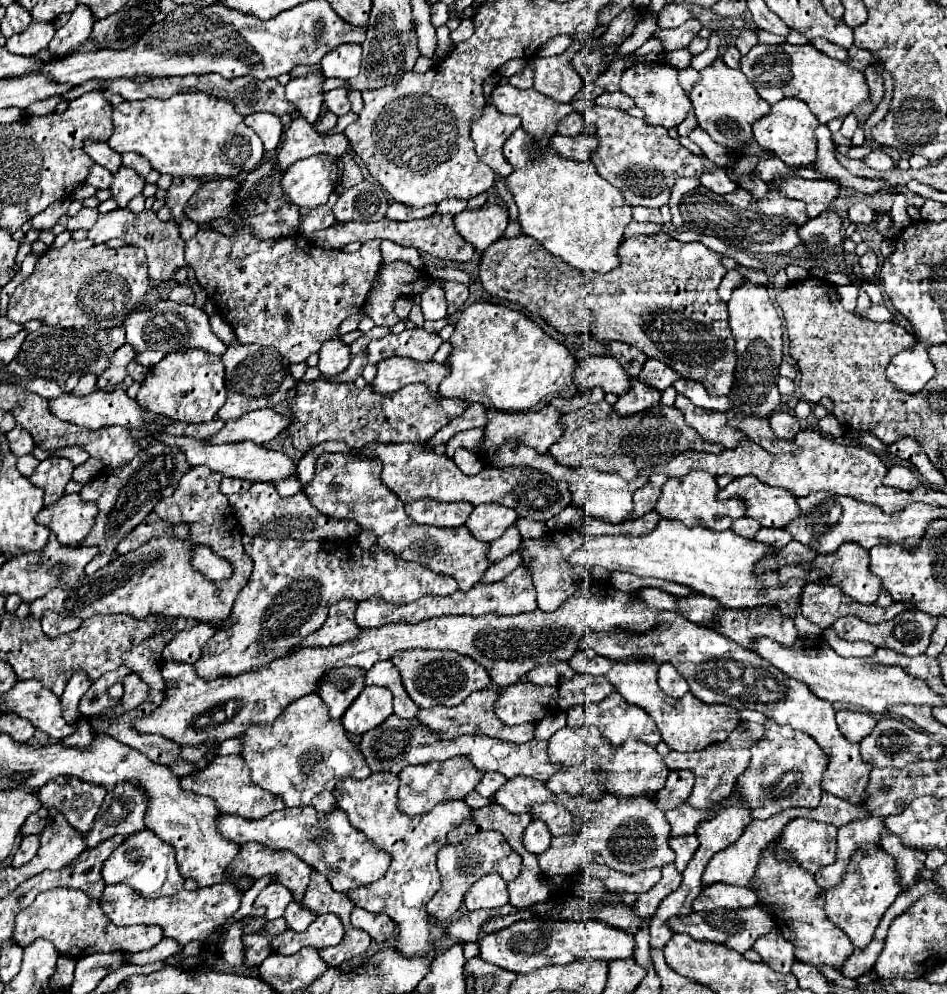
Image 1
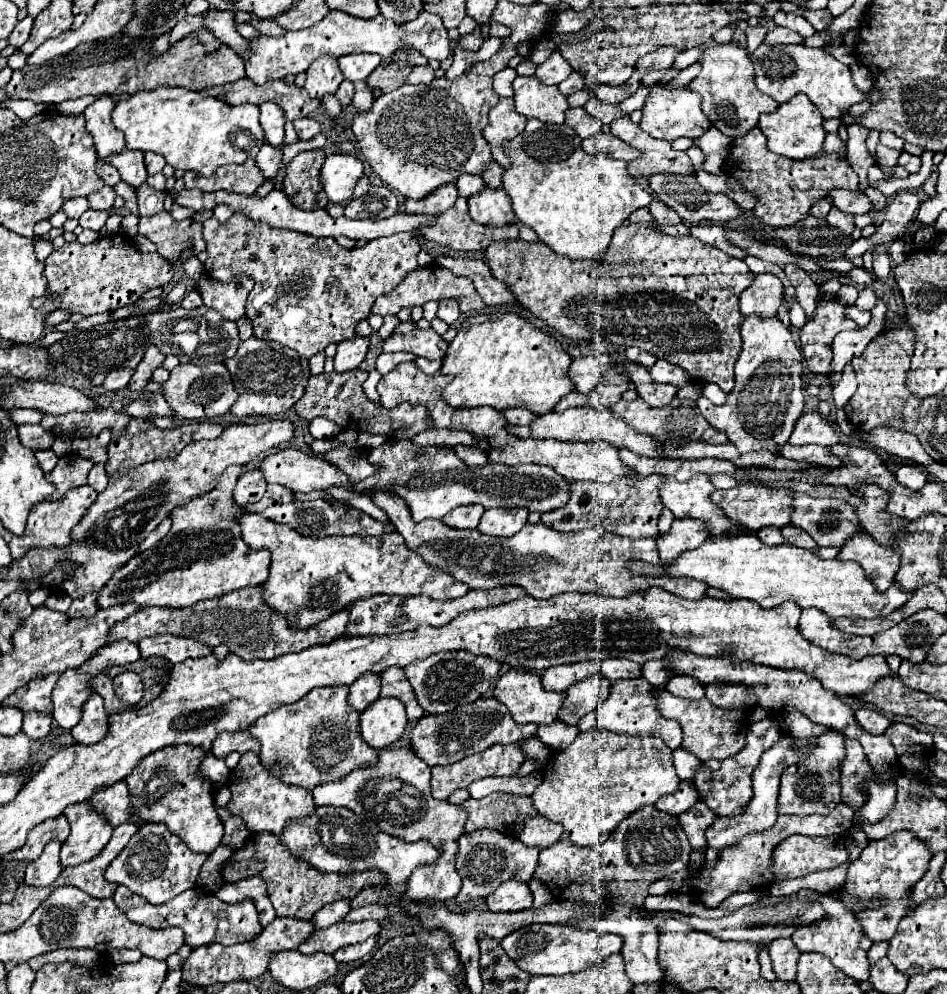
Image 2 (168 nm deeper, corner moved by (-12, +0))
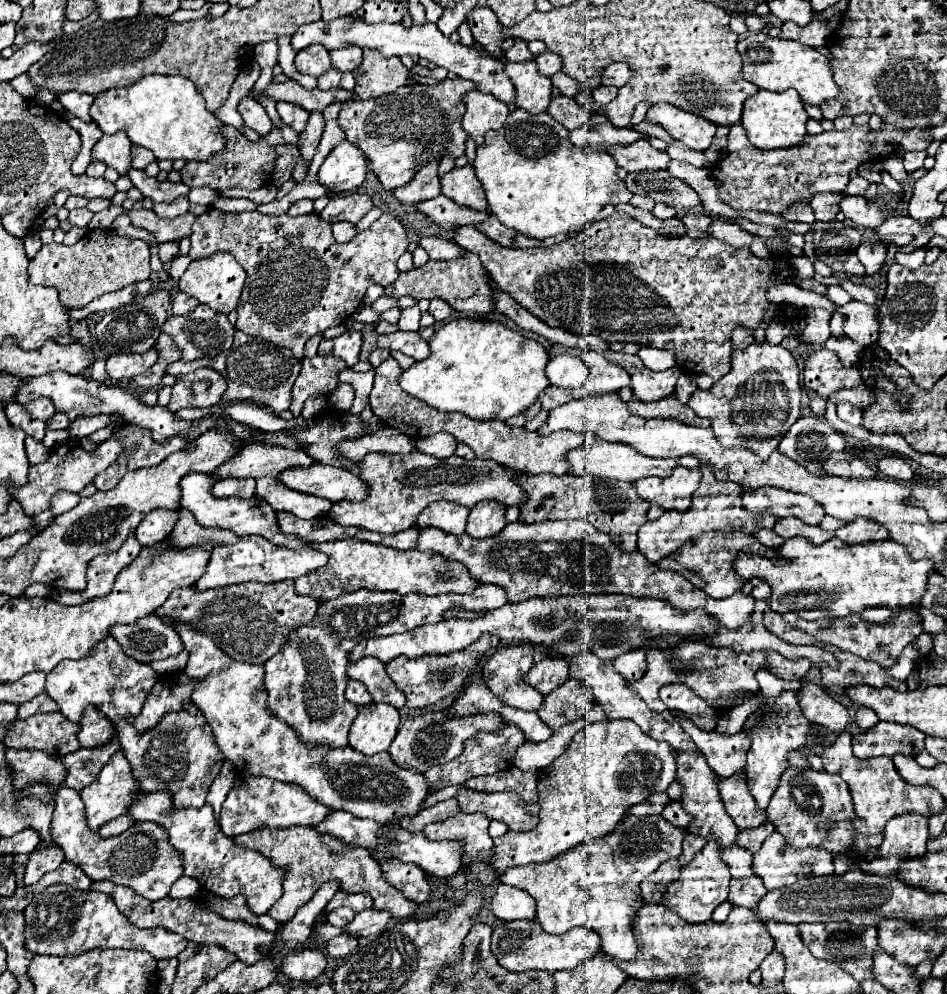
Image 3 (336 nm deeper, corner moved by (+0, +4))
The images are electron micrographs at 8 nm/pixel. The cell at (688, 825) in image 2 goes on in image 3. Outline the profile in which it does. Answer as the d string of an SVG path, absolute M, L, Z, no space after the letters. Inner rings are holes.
M679 800L669 802L661 814L667 822L671 822L677 828L687 828L687 824L691 822L691 816L687 816L687 812L683 812L683 806L679 804Z

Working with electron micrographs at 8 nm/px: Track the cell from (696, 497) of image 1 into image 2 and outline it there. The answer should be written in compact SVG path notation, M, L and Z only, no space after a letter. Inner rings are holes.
M693 476L689 482L665 478L659 494L661 502L675 514L675 518L697 518L707 524L707 532L713 536L735 532L739 524L727 520L721 508L711 502L713 492L715 486L707 476Z

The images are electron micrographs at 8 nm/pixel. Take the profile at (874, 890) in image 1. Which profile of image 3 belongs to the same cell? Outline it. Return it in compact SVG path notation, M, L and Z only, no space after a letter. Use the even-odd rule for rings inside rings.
M907 812L903 816L895 816L885 826L885 840L879 846L879 860L871 864L859 864L865 872L879 876L895 876L899 872L899 864L913 856L923 856L925 844L929 838L927 818L915 812Z

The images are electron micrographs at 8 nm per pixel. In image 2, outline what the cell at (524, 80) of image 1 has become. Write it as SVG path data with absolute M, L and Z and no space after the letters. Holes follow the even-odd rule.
M555 50L543 64L537 66L537 72L535 72L535 78L541 82L541 84L559 84L563 82L563 78L567 78L571 72L571 66L569 62L561 56L559 50Z

